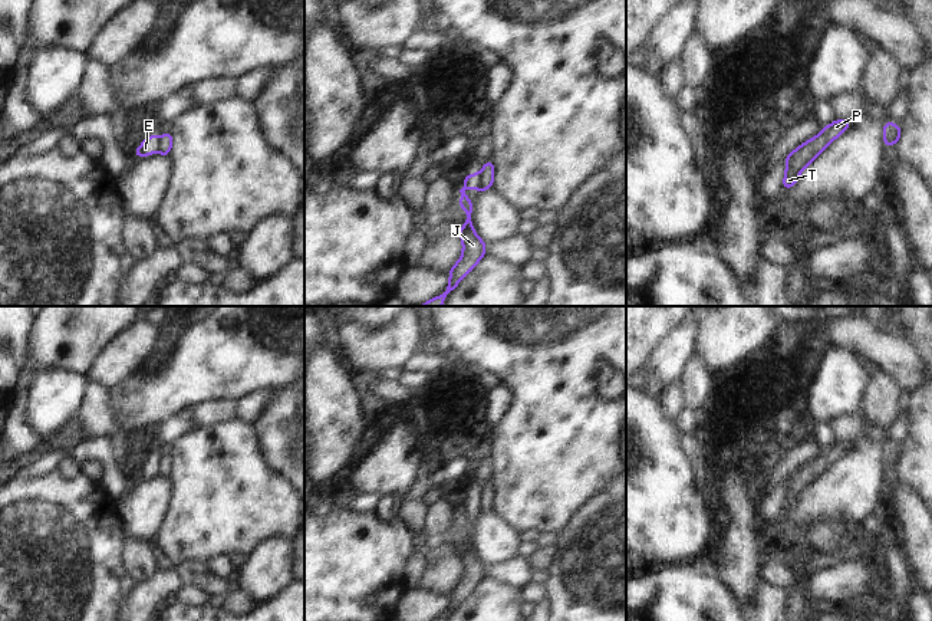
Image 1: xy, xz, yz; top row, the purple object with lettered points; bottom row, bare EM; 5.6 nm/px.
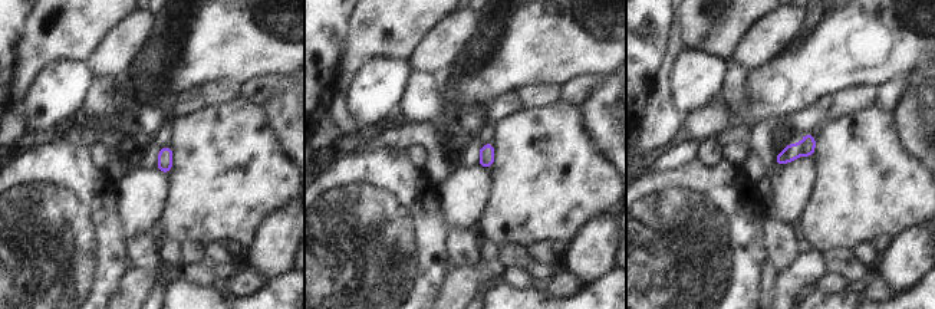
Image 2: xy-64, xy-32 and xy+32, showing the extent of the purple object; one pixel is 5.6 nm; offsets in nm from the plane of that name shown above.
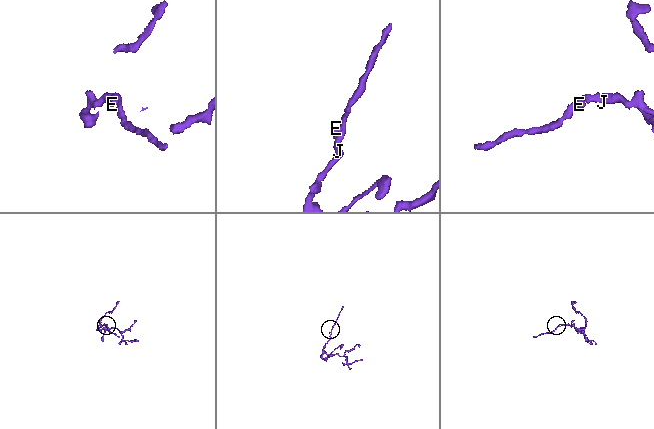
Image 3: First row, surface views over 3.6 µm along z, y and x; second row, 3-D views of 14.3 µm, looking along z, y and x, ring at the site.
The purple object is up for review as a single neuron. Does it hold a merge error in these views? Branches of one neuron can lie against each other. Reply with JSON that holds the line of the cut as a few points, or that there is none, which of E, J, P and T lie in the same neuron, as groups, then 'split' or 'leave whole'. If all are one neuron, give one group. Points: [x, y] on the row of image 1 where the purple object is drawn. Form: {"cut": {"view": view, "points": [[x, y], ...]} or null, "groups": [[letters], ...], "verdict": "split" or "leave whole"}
{"cut": null, "groups": [["E", "J", "P", "T"]], "verdict": "leave whole"}

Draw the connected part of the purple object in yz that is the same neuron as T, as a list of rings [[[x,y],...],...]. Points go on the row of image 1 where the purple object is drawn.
[[[836,119],[833,124],[826,125],[823,131],[811,139],[801,144],[786,157],[786,175],[783,188],[791,188],[798,180],[801,171],[816,160],[824,148],[842,135],[852,124],[852,119]]]

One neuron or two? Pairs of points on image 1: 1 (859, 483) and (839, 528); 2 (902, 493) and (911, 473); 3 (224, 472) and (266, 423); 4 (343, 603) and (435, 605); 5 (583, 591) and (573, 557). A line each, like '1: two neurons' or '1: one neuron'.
1: two neurons
2: two neurons
3: two neurons
4: two neurons
5: one neuron

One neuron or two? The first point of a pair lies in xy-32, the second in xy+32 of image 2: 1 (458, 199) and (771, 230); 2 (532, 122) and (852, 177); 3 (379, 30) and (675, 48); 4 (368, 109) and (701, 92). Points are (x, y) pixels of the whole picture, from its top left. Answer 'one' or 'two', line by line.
1: two
2: one
3: two
4: one

